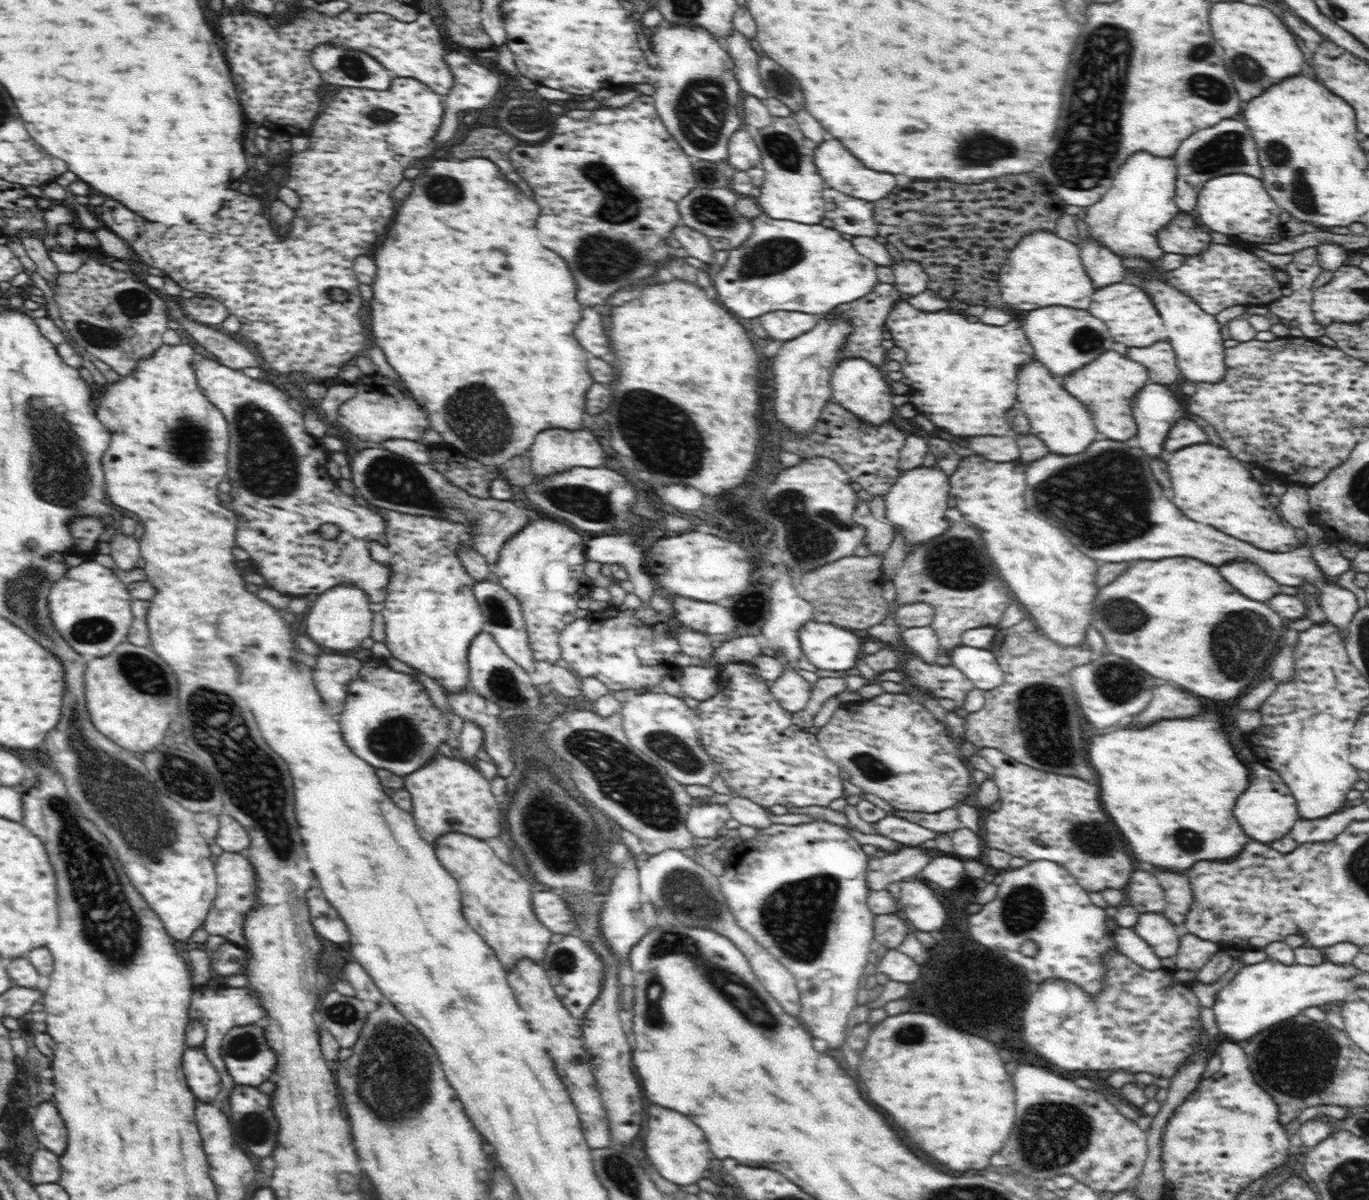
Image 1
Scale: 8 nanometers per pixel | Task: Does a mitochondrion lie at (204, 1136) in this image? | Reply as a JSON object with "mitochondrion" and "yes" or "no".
{"mitochondrion":"no"}

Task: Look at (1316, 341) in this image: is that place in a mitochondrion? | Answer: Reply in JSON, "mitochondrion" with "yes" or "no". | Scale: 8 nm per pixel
{"mitochondrion":"no"}

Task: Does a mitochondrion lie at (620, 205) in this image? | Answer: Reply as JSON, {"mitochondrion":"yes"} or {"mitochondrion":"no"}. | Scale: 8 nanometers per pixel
{"mitochondrion":"yes"}

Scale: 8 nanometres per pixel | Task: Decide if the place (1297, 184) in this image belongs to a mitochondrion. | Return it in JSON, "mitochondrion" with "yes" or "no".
{"mitochondrion":"yes"}

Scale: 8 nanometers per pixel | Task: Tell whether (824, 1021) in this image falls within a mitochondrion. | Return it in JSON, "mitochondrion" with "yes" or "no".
{"mitochondrion":"no"}

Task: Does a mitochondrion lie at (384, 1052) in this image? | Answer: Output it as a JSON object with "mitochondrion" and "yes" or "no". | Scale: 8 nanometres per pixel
{"mitochondrion":"yes"}

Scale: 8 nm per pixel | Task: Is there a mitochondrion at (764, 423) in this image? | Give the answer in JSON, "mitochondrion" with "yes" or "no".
{"mitochondrion":"no"}

